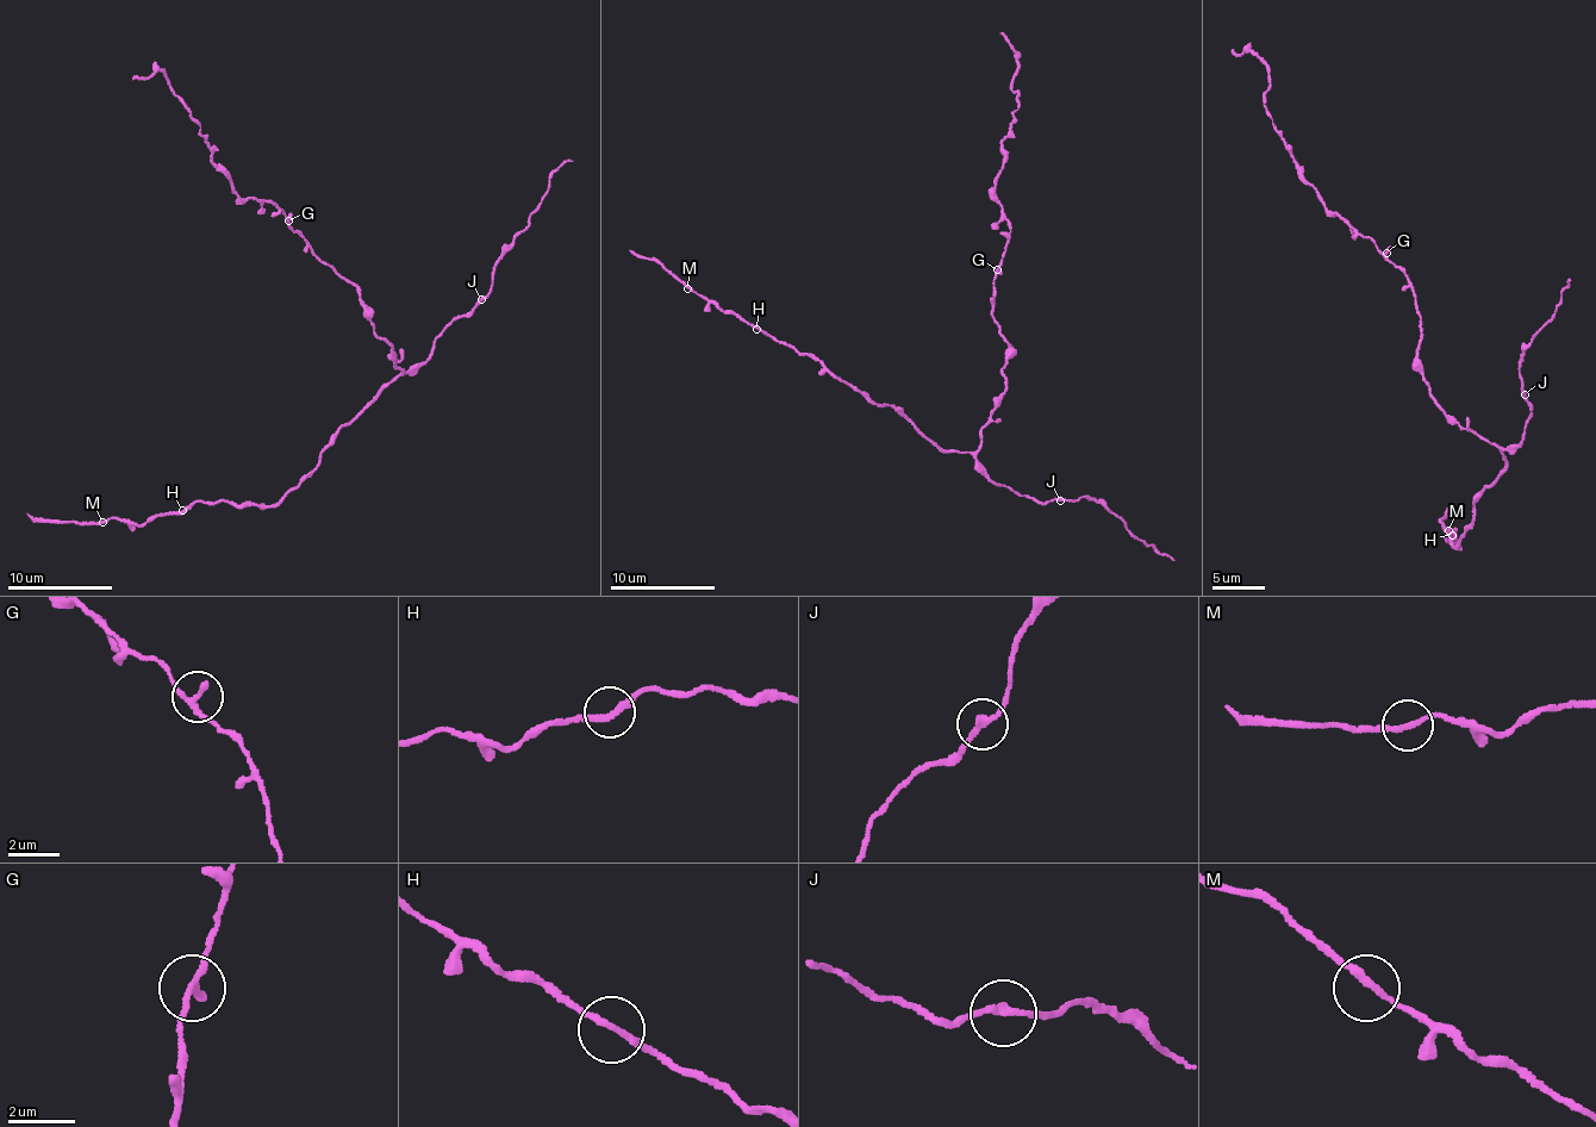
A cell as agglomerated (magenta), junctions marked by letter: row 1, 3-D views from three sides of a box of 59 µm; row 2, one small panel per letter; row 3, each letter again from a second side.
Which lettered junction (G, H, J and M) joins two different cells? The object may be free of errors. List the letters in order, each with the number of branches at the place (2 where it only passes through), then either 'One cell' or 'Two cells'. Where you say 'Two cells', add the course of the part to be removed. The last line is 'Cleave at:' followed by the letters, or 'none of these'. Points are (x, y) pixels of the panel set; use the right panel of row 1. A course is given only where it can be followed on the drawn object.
G: Branches: 2. One cell
H: Branches: 2. One cell
J: Branches: 2. One cell
M: Branches: 2. One cell
Cleave at: none of these

